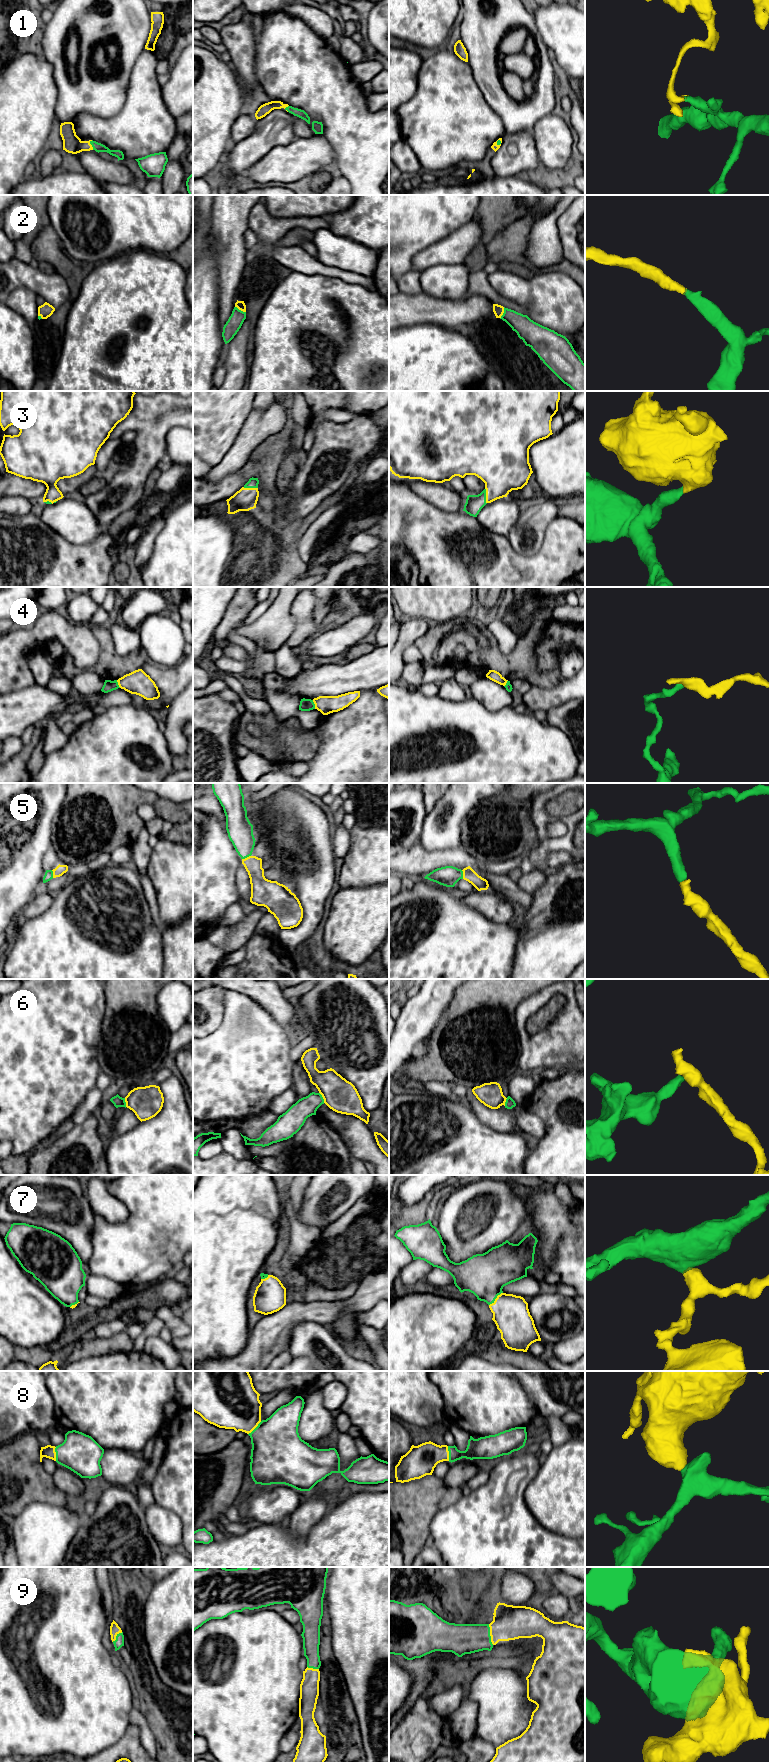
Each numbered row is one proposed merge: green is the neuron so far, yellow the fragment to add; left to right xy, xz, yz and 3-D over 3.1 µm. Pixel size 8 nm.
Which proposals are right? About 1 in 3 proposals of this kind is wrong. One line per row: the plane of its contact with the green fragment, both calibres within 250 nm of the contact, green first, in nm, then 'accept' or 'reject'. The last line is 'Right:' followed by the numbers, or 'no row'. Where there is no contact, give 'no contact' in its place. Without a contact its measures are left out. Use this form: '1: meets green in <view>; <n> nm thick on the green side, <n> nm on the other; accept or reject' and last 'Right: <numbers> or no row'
1: meets green in xy; 80 nm thick on the green side, 150 nm on the other; reject
2: meets green in yz; 170 nm thick on the green side, 90 nm on the other; accept
3: meets green in yz; 140 nm thick on the green side, 360 nm on the other; accept
4: meets green in xz; 100 nm thick on the green side, 140 nm on the other; reject
5: meets green in xz; 200 nm thick on the green side, 140 nm on the other; accept
6: meets green in xz; 160 nm thick on the green side, 260 nm on the other; reject
7: meets green in yz; 340 nm thick on the green side, 300 nm on the other; accept
8: meets green in yz; 160 nm thick on the green side, 240 nm on the other; accept
9: meets green in yz; 260 nm thick on the green side, 280 nm on the other; accept
Right: 2, 3, 5, 7, 8, 9

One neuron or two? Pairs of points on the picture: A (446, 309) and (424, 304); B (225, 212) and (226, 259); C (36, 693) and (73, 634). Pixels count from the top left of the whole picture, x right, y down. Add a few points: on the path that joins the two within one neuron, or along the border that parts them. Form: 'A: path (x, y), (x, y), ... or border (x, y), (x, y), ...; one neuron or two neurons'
A: path (441, 309), (429, 309); one neuron
B: path (226, 224), (226, 247); one neuron
C: border (35, 683), (12, 690); two neurons

